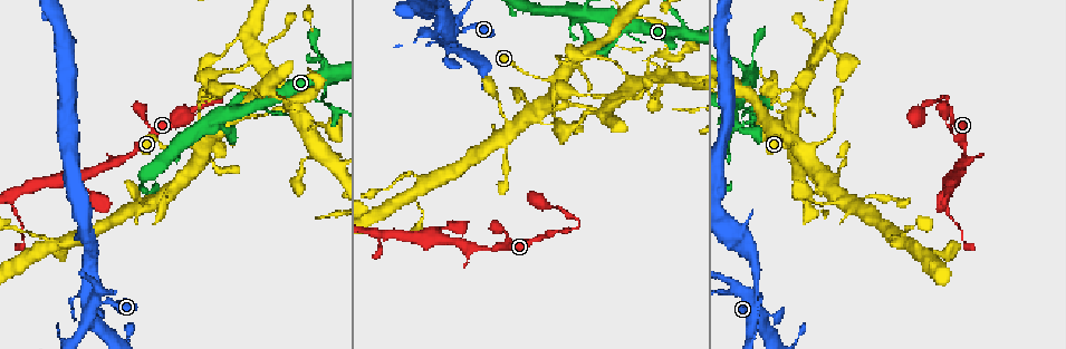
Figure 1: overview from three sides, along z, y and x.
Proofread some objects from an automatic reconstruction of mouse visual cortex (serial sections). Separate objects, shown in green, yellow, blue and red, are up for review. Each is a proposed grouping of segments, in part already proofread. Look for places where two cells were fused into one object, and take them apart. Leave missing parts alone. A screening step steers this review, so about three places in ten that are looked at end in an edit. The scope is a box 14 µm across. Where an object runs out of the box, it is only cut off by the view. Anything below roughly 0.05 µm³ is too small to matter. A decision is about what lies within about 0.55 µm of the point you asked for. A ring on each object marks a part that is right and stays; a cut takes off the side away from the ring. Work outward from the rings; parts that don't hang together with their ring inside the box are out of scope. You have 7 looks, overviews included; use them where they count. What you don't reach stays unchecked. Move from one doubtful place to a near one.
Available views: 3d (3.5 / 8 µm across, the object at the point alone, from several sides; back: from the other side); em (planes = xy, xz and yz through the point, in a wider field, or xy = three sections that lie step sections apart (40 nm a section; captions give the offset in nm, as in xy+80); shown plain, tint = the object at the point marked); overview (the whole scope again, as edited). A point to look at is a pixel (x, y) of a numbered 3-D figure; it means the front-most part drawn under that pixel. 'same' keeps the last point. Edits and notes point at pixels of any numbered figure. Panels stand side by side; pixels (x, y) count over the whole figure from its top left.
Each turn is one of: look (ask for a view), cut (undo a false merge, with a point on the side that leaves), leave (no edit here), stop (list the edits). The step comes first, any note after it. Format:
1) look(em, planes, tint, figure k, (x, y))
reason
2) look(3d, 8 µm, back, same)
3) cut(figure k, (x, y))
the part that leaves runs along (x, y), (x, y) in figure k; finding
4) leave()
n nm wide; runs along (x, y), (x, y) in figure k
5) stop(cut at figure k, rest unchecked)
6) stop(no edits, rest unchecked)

look(3d, 3.5 µm, figure 1, (748, 300))
looks like a crossing

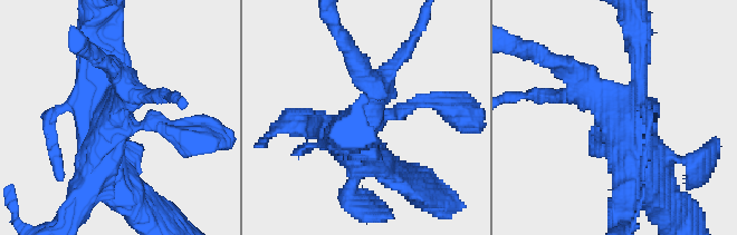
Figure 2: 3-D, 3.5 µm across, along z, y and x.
look(em, xy, step 2, plain, figure 2, (115, 116))
need the tissue

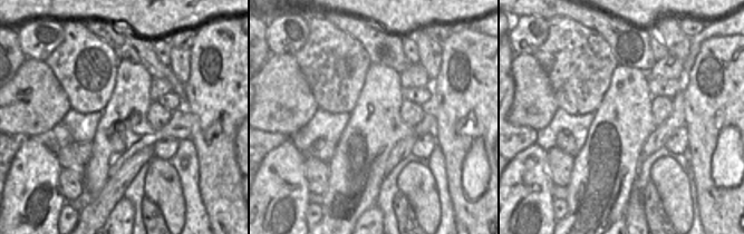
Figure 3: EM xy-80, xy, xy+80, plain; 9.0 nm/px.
look(em, xy, step 2, tint, same)
with the object marked

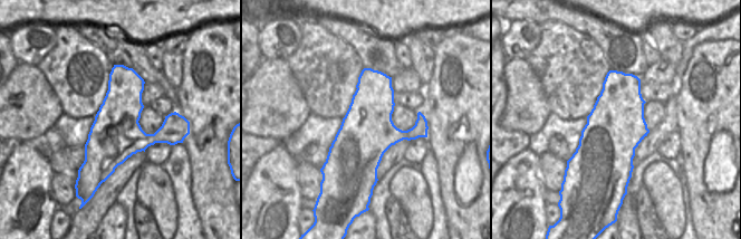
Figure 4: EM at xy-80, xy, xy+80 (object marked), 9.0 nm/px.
cut(figure 2, (639, 65))
480 nm wide; the part that leaves runs along (627, 106), (638, 92), (638, 23) in figure 2; a second cell is stuck on

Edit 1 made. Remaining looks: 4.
look(3d, 3.5 µm, figure 1, (576, 226))
sharp bend

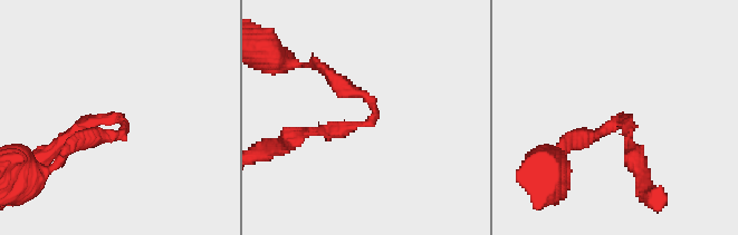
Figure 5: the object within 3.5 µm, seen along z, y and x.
look(em, xy, step 3, tint, figure 5, (618, 120))
arms of 150, 250 nm; now the EM

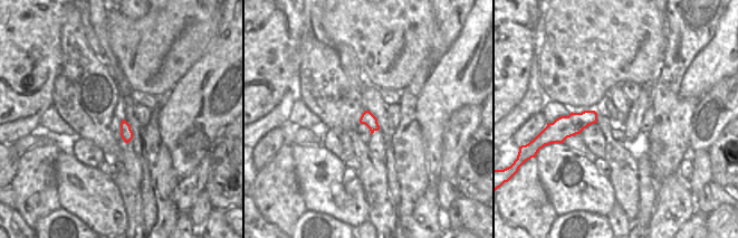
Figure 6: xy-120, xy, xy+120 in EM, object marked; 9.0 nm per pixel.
leave()
120 nm wide; runs along (299, 134), (372, 120), (372, 103), (334, 80) in figure 5; one cell here

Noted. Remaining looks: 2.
look(3d, 3.5 µm, back, figure 1, (327, 104))
sharp bend

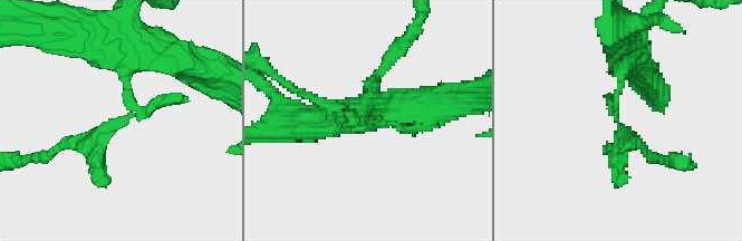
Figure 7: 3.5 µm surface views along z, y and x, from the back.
look(em, xy, step 2, tint, figure 7, (121, 123))
now the EM

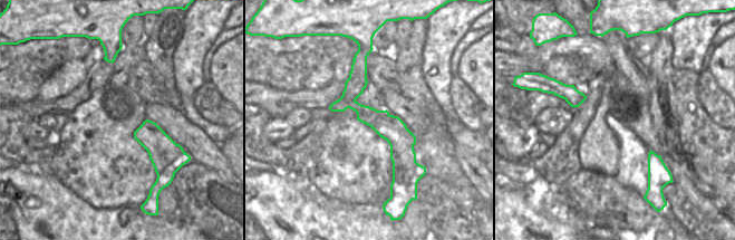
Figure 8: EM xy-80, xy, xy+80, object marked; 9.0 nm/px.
cut(figure 7, (175, 99))
the part that leaves runs along (124, 117), (96, 137), (106, 185) in figure 7; two cells meet here

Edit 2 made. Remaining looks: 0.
stop(cut at figure 2, cut at figure 7, rest unchecked)

